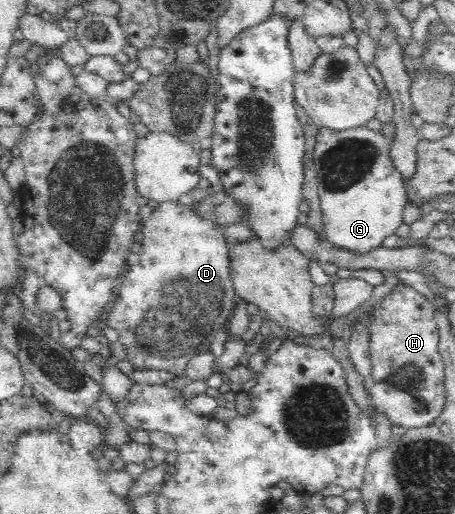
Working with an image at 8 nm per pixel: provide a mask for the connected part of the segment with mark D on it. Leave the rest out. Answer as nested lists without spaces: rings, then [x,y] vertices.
[[[177,200],[159,203],[141,224],[140,231],[143,234],[140,262],[122,274],[116,300],[101,320],[117,330],[119,342],[127,352],[126,360],[135,370],[167,370],[182,376],[191,356],[211,352],[216,332],[237,307],[239,298],[230,272],[230,247],[222,226],[199,214],[192,205]]]

